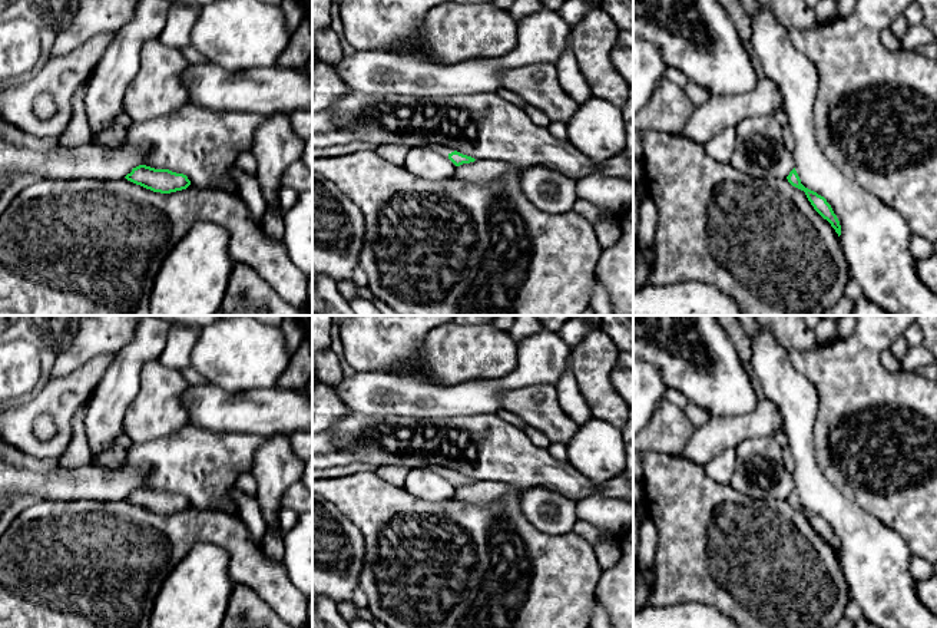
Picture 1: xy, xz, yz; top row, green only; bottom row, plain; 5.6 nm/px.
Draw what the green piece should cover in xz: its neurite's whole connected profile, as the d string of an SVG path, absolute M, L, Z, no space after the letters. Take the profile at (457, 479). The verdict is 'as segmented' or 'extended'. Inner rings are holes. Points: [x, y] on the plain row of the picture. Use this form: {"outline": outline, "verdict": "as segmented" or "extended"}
{"outline": "M433 466L431 470L438 473L444 479L450 480L456 487L476 482L474 479L463 476L457 472L447 469L447 467Z", "verdict": "extended"}

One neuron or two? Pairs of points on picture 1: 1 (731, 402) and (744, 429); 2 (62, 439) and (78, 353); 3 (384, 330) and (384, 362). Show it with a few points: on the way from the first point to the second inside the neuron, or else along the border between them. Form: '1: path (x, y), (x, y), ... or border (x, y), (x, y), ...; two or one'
1: border (761, 399), (750, 412), (711, 416); two
2: border (93, 357), (75, 370), (52, 380); two
3: path (384, 337), (384, 354); one

